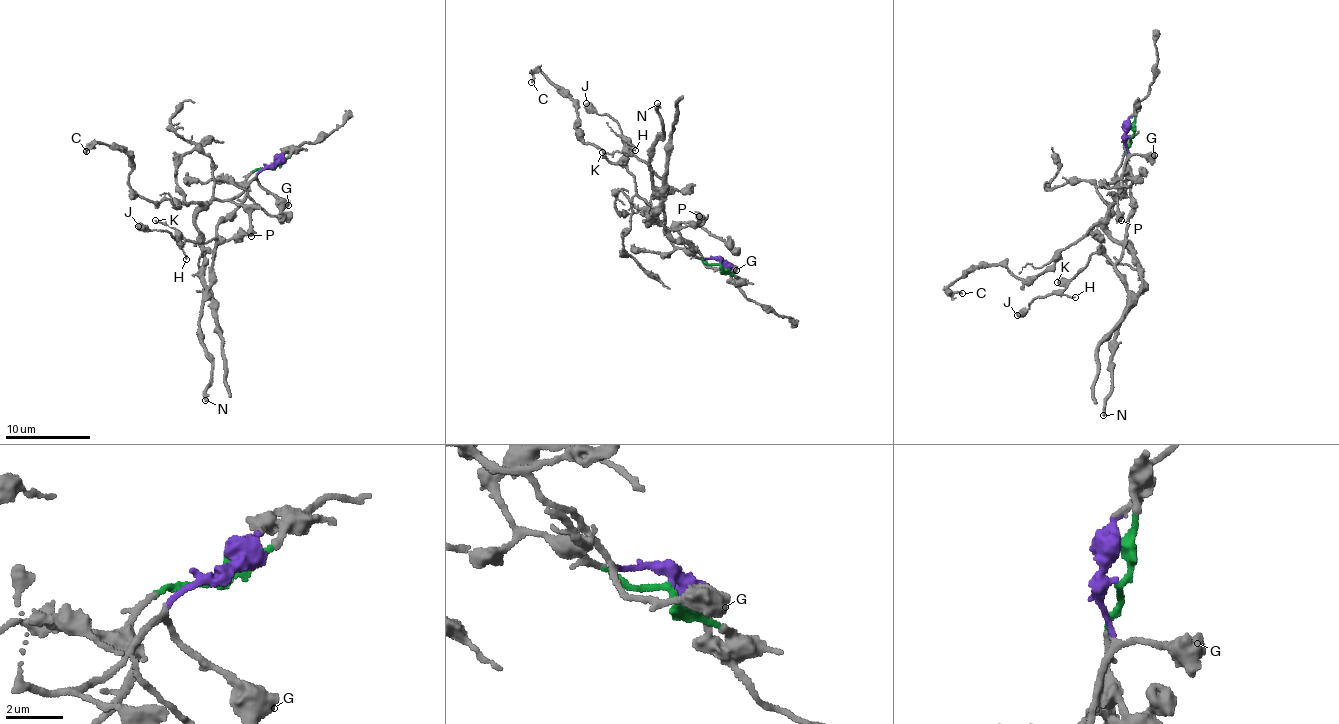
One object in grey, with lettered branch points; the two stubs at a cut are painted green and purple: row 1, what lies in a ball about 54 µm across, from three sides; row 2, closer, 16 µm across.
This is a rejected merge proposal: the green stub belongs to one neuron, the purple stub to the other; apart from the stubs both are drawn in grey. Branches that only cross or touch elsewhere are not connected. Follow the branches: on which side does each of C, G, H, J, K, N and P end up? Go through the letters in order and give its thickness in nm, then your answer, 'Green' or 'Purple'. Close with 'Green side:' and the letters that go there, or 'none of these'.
C: Thickness 160 nm. Purple
G: Thickness 650 nm. Purple
H: Thickness 110 nm. Green
J: Thickness 600 nm. Green
K: Thickness 90 nm. Green
N: Thickness 320 nm. Green
P: Thickness 600 nm. Purple
Green side: H, J, K, N

